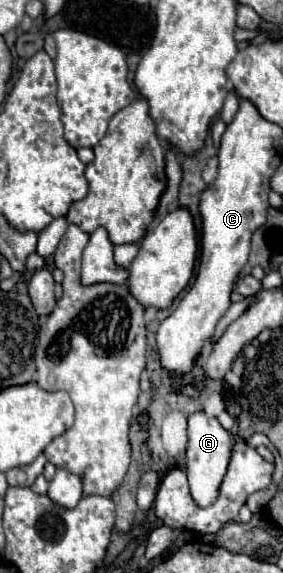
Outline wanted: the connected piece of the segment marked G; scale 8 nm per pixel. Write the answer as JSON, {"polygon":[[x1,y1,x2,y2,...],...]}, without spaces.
{"polygon":[[196,411,188,417,188,447,186,447,186,473,190,493,200,507,208,507,216,501,220,483,226,475,226,467,232,453,232,437,218,423,216,417,208,417,204,411]]}

